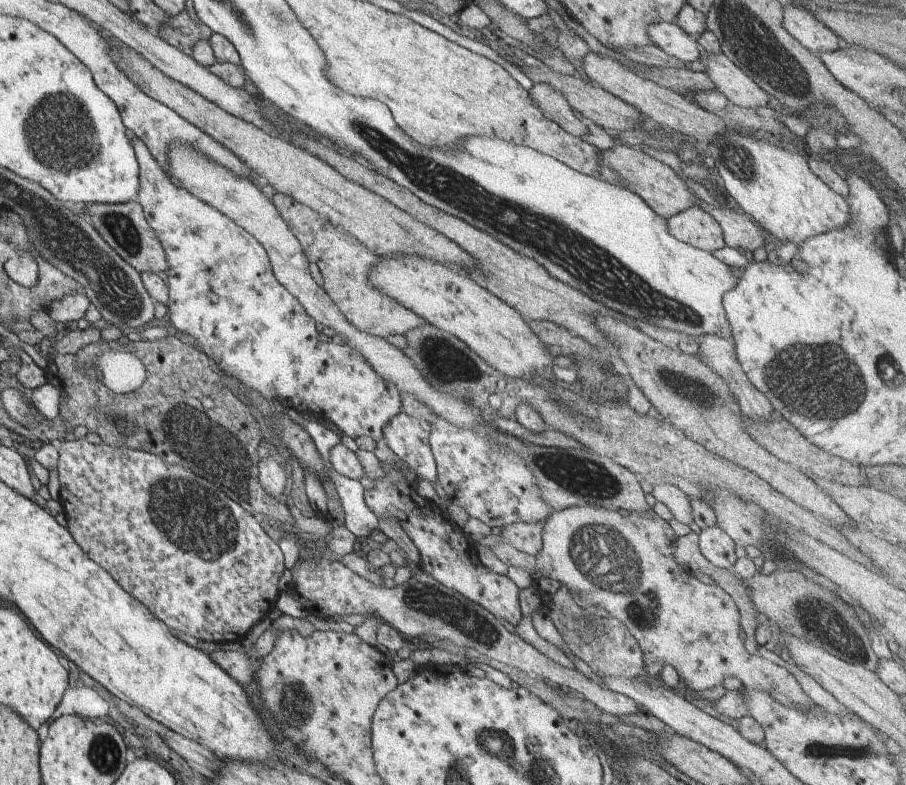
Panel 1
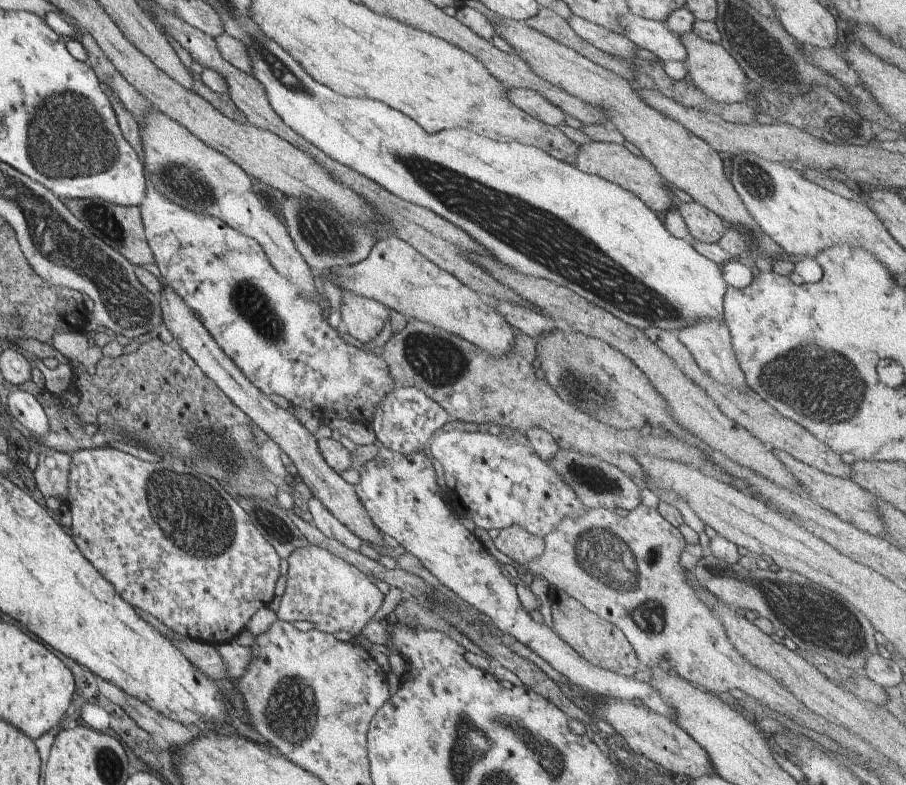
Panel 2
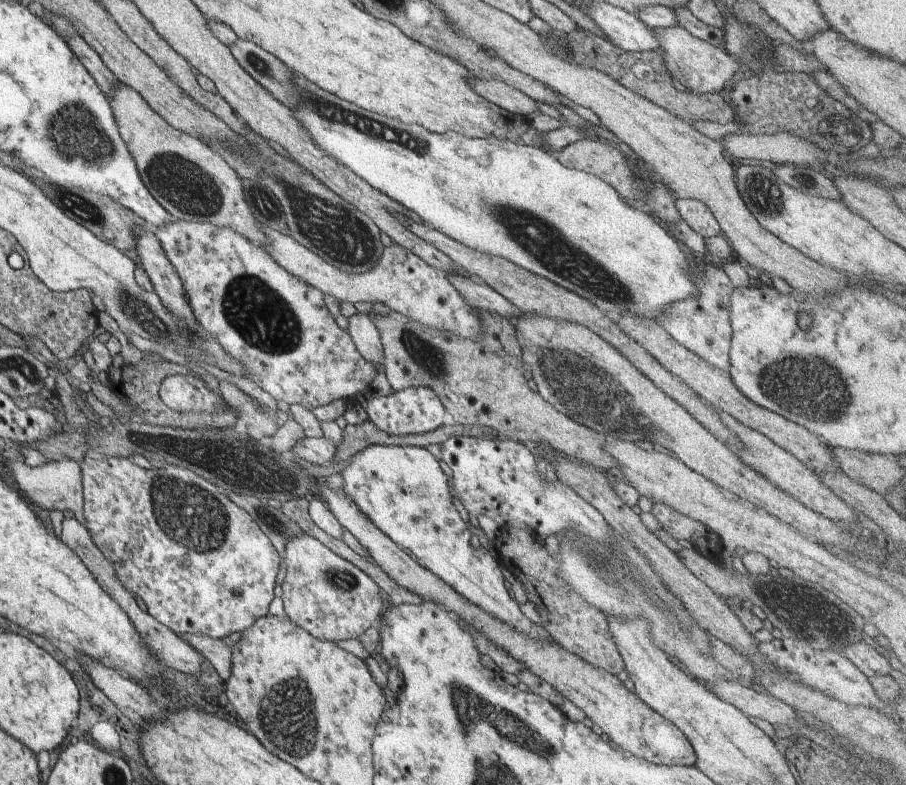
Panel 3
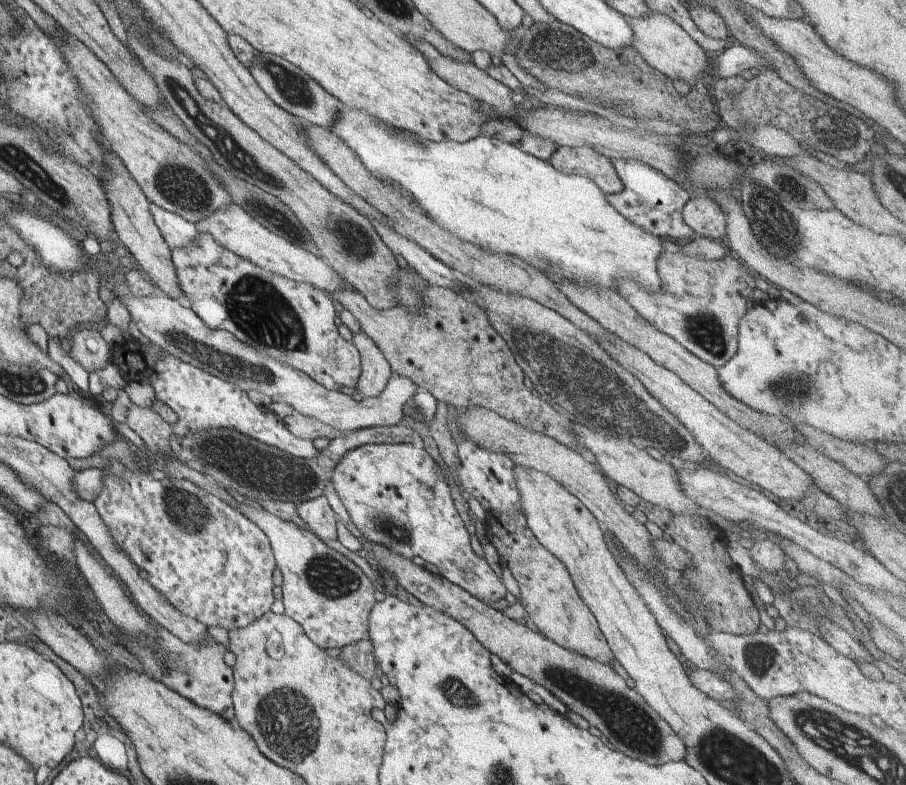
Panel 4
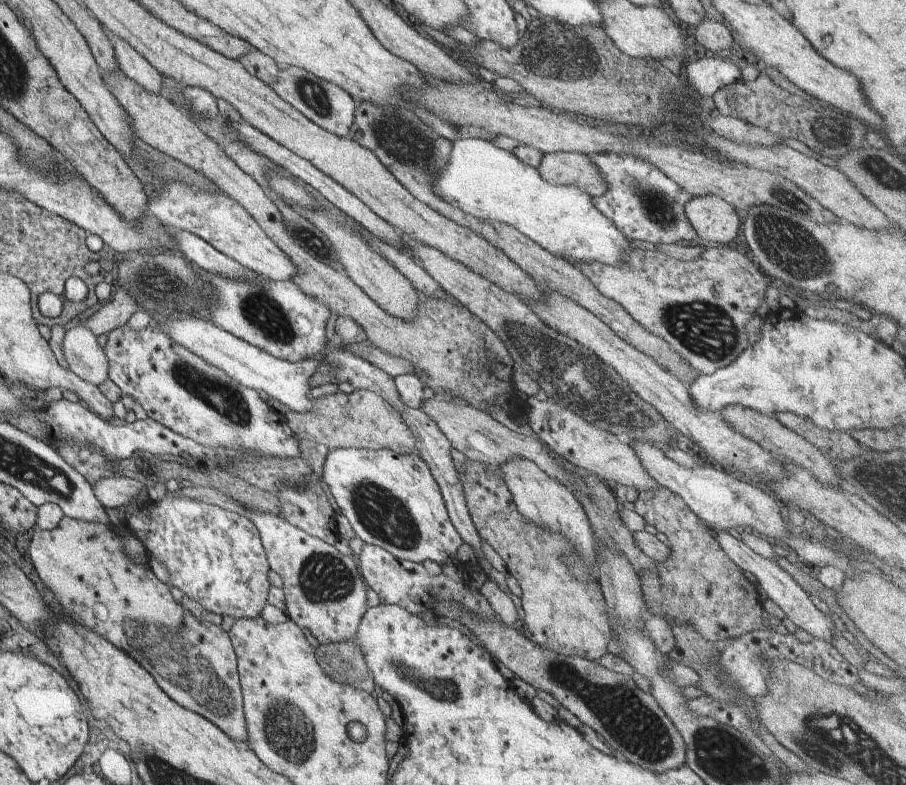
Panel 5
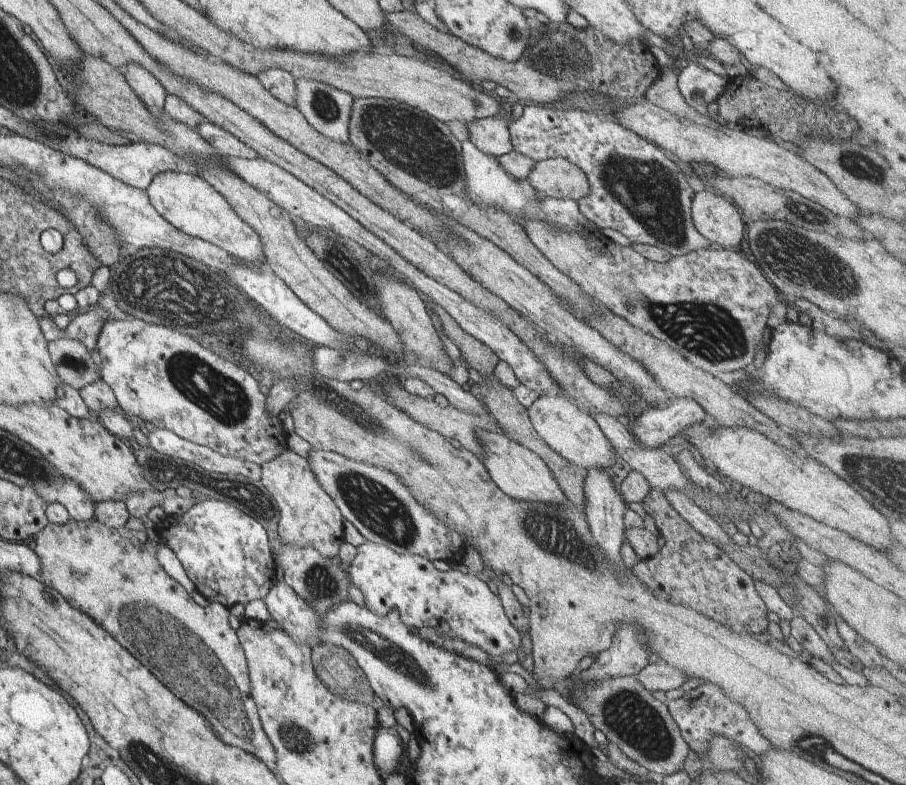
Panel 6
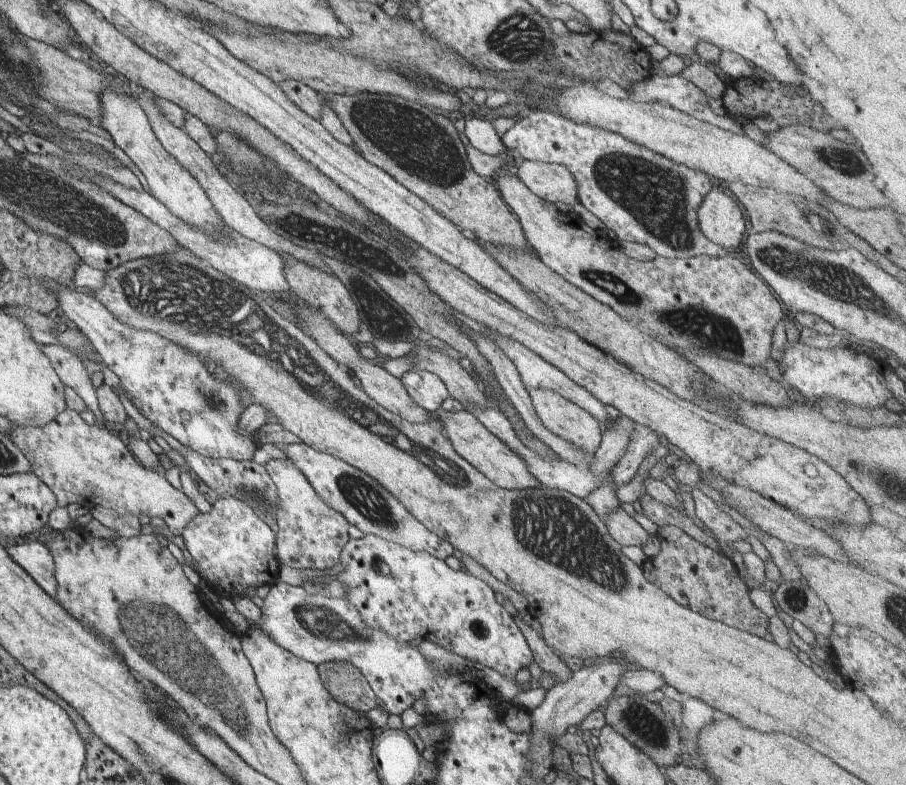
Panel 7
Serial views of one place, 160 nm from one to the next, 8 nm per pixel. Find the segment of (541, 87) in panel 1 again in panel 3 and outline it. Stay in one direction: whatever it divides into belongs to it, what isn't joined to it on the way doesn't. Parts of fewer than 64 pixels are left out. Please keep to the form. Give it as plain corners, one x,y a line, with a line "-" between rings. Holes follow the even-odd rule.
470,77
467,81
482,99
494,103
505,111
526,117
534,111
539,111
535,102
528,95
511,84
478,77

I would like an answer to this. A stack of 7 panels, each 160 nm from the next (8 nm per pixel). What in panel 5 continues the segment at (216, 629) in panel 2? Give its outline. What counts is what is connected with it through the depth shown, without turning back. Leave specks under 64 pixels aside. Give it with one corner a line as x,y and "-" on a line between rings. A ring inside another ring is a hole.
164,496
160,502
153,502
152,506
131,516
125,512
125,521
135,532
136,538
147,548
150,558
152,555
166,564
170,586
176,586
184,595
198,601
208,612
232,618
260,617
260,612
267,604
267,596
271,589
268,581
270,567
265,548
257,526
247,517
225,508
197,502
189,497

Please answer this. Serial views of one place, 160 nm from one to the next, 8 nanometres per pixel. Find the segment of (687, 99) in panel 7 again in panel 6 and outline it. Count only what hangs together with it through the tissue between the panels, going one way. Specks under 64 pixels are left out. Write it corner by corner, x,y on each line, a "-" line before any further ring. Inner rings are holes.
684,62
677,76
677,86
684,100
702,114
708,113
708,105
717,101
722,89
727,85
727,76
720,76
708,68
694,62

